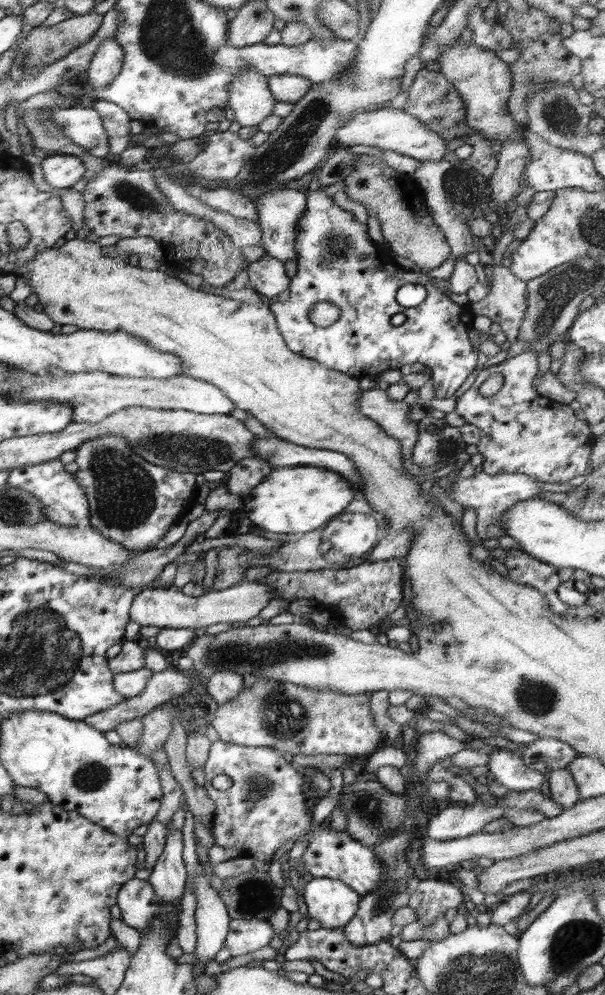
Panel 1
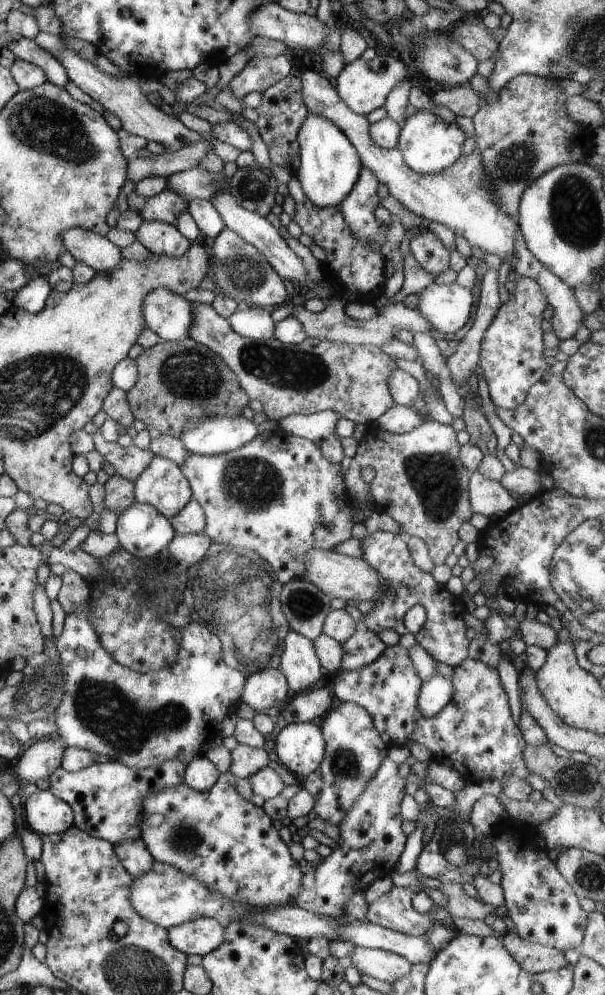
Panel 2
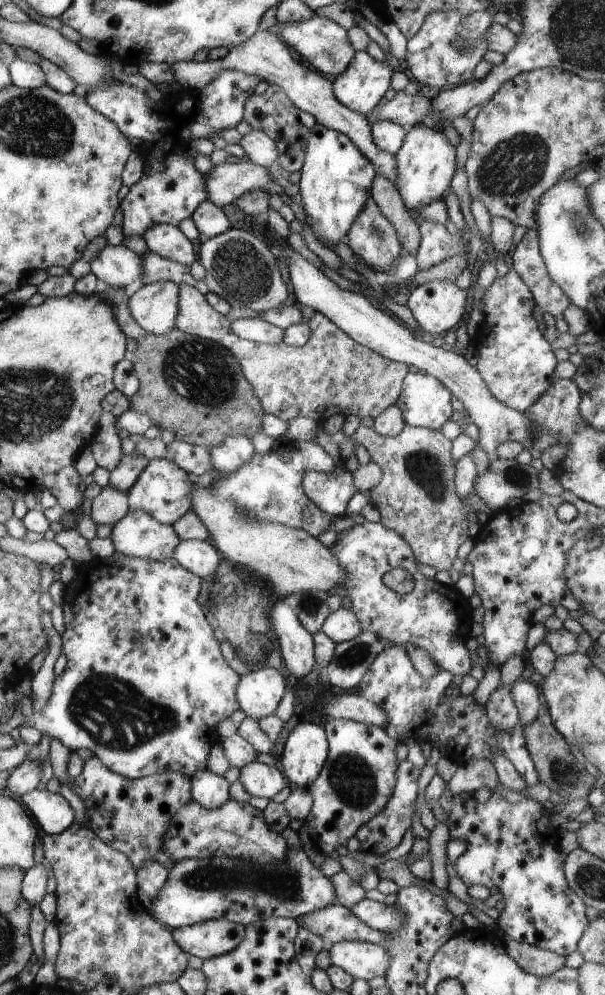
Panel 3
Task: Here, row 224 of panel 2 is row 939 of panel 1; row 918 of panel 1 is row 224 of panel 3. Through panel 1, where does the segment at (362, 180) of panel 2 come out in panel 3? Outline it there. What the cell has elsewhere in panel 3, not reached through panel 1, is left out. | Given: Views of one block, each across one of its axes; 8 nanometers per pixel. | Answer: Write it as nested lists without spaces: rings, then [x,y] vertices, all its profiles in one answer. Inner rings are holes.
[[[371,196],[368,197],[362,210],[352,221],[352,226],[349,226],[346,243],[352,249],[354,255],[358,255],[374,272],[380,272],[381,275],[386,274],[386,269],[395,258],[407,254],[402,246],[400,246],[401,242],[399,241],[396,229],[383,215],[383,212],[378,208],[377,202]]]

